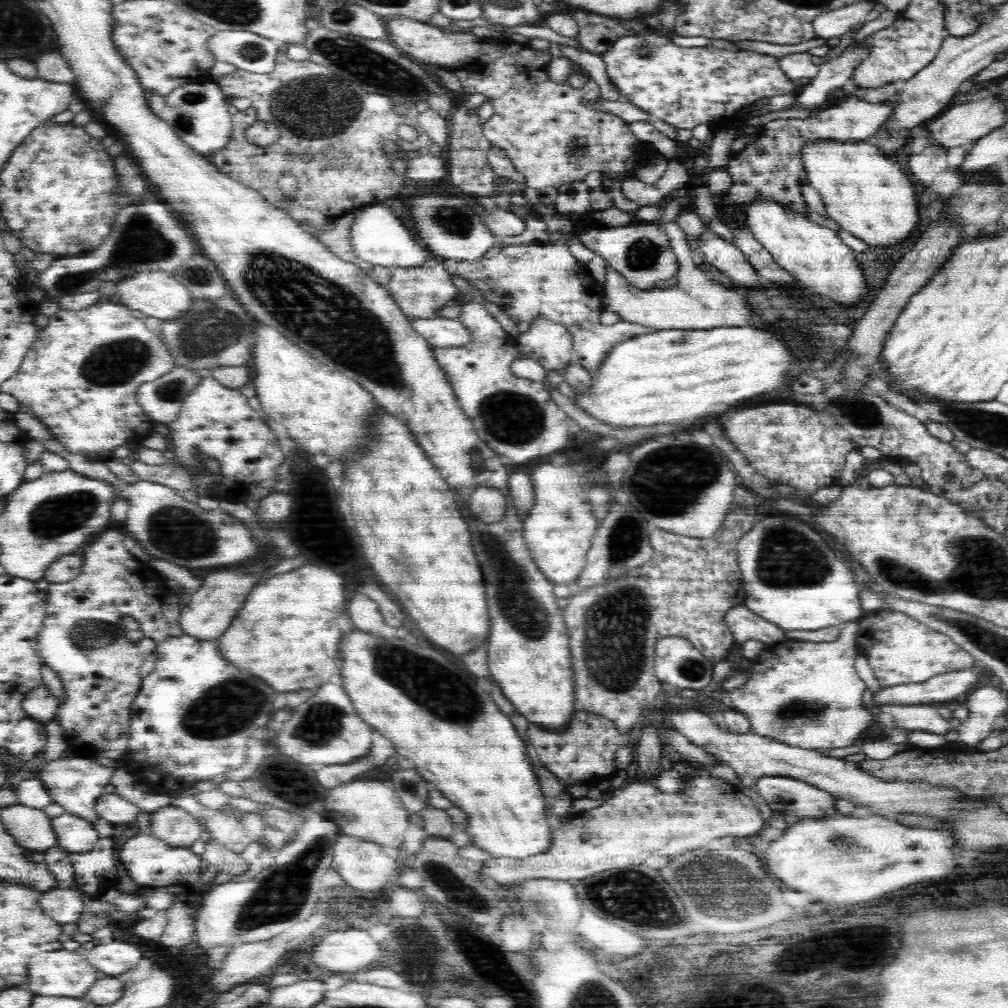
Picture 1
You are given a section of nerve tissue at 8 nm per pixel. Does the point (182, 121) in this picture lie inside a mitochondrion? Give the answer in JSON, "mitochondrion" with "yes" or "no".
{"mitochondrion":"yes"}

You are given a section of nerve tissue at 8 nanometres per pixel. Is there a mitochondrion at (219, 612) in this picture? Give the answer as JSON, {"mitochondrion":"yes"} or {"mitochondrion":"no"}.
{"mitochondrion":"no"}

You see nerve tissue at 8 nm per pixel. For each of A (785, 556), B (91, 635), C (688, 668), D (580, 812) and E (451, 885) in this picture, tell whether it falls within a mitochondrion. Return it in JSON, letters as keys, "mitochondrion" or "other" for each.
{"A":"mitochondrion","B":"mitochondrion","C":"mitochondrion","D":"other","E":"mitochondrion"}

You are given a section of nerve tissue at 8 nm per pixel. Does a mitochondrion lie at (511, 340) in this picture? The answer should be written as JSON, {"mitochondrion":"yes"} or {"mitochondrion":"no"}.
{"mitochondrion":"no"}

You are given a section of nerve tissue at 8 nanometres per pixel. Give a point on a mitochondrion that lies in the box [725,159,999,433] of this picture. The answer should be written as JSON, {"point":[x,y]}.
{"point":[860,409]}

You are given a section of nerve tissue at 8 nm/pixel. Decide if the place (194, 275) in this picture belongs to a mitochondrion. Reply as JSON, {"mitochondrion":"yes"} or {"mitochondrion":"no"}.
{"mitochondrion":"yes"}

